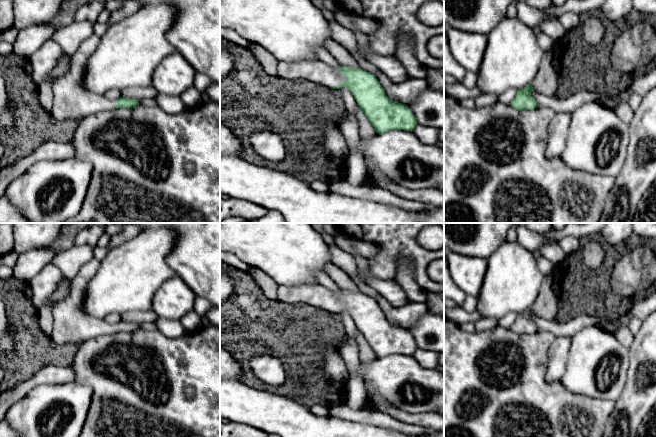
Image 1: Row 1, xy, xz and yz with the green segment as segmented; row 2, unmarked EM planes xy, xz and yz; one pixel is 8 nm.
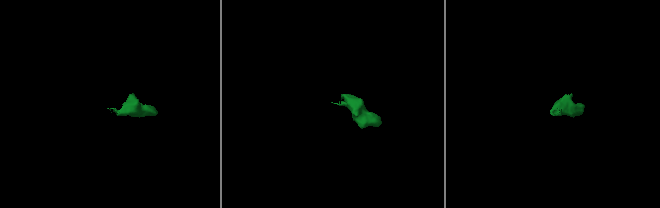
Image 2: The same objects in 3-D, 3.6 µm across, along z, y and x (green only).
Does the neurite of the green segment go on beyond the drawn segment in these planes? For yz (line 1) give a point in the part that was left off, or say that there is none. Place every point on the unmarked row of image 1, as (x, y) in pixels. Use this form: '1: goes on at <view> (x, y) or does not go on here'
1: does not go on here

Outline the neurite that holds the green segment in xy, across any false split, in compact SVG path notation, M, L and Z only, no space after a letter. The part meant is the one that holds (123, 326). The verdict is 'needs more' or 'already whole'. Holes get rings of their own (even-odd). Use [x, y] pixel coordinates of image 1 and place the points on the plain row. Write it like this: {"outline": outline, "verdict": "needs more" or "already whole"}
{"outline": "M96 258L91 259L80 267L77 274L69 279L69 293L59 302L53 302L52 298L59 285L67 278L62 271L54 264L50 263L45 266L34 278L29 281L32 291L32 304L39 310L42 307L49 307L53 317L53 329L50 334L53 341L57 344L66 344L74 342L83 342L91 338L98 338L103 335L119 333L119 332L134 332L139 329L139 323L130 323L120 321L117 324L108 324L104 319L95 318L85 315L80 307L80 299L83 290L88 285L89 281L97 273L100 266L100 261Z", "verdict": "needs more"}

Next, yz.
{"outline": "M531 308L518 314L510 328L519 335L534 334L538 332L537 325L530 319L533 315L535 314Z", "verdict": "already whole"}

